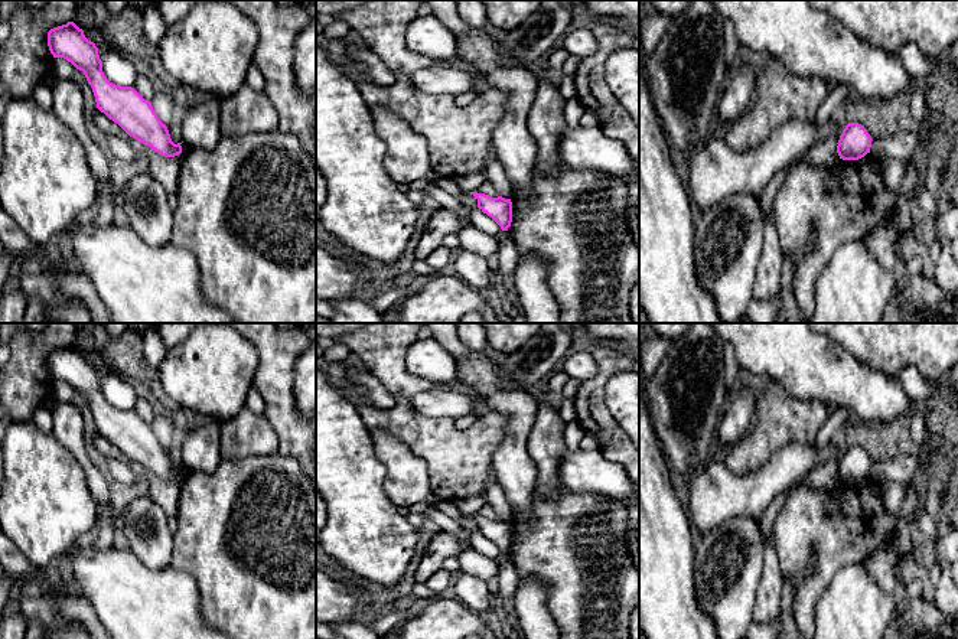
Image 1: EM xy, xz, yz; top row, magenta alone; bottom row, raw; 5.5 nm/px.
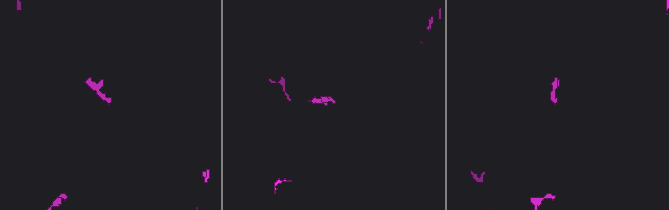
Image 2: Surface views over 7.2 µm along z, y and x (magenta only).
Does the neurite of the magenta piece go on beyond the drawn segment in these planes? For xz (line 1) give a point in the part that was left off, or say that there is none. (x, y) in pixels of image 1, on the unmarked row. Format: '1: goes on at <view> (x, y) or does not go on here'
1: does not go on here

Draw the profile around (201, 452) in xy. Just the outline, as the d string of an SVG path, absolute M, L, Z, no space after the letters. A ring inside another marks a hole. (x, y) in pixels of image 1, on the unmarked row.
M209 423L189 431L182 447L182 463L188 470L214 472L221 457L219 423Z

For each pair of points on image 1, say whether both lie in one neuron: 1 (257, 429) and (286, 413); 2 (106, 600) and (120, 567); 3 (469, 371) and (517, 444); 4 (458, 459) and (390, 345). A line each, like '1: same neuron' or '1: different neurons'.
1: different neurons
2: same neuron
3: same neuron
4: same neuron

